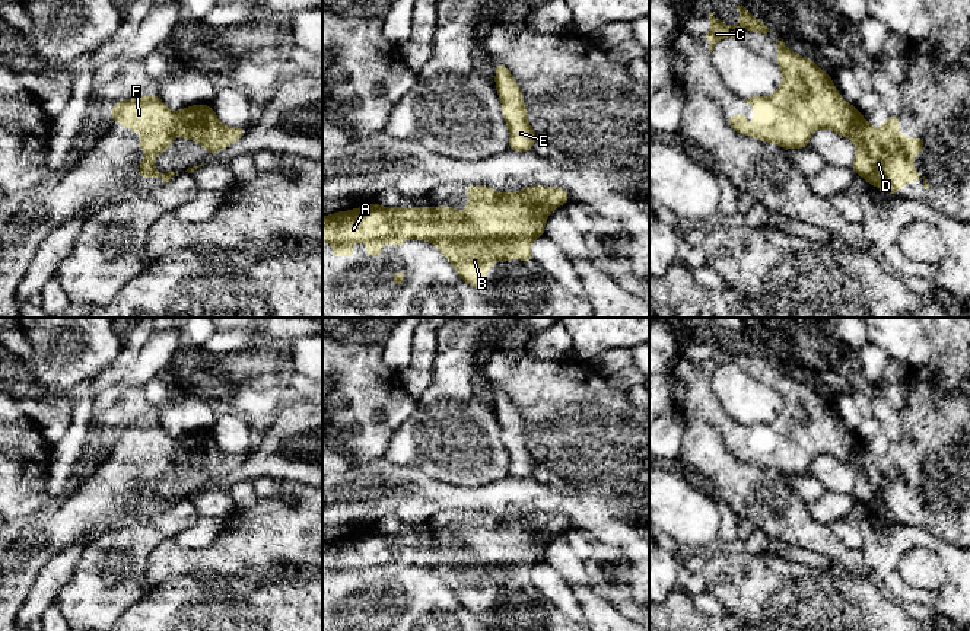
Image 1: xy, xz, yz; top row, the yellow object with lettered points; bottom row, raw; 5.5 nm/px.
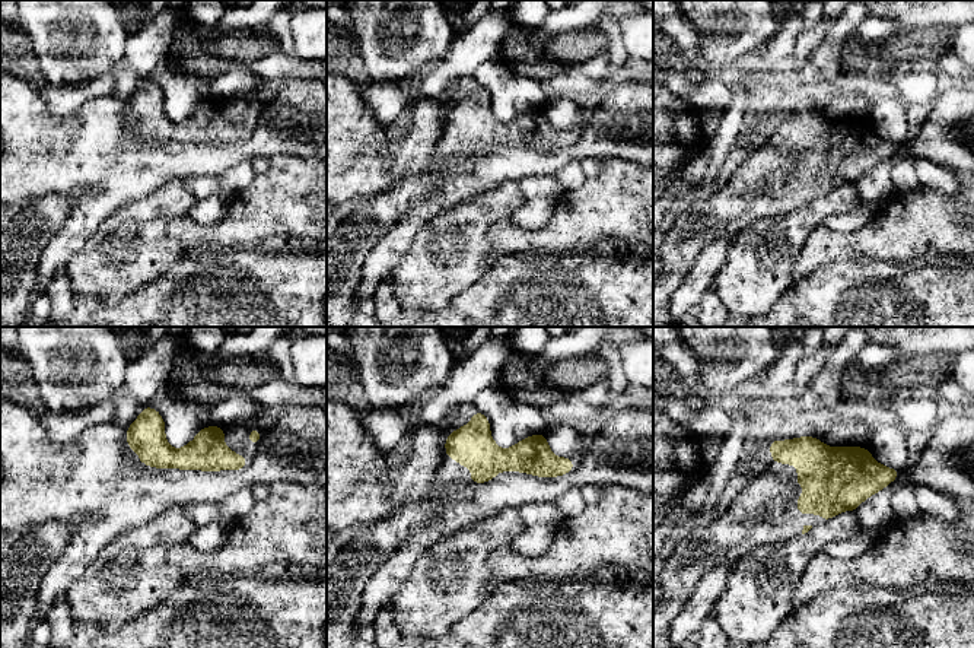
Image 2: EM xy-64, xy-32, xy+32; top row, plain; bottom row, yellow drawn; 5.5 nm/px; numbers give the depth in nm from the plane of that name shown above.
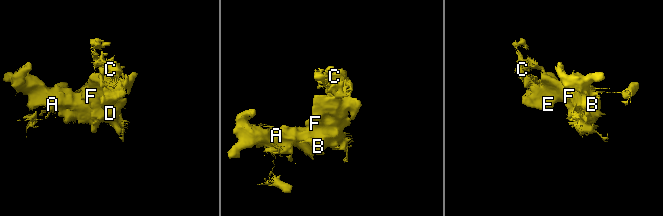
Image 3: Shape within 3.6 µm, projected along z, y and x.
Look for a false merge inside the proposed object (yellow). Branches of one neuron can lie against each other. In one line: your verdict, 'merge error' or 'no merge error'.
no merge error

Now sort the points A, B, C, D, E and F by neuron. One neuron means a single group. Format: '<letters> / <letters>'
A B C D E F

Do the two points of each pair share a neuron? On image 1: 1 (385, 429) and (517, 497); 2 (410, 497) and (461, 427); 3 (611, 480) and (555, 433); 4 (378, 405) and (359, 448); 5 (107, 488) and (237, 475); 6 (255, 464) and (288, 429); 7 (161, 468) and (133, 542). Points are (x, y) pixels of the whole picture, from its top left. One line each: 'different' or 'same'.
1: different
2: different
3: same
4: same
5: different
6: same
7: different

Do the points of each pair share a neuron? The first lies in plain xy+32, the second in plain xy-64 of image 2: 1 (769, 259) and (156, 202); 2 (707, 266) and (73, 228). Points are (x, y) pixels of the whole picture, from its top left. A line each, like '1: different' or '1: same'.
1: same
2: same

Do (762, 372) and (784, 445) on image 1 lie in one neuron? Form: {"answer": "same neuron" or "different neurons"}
{"answer": "same neuron"}

